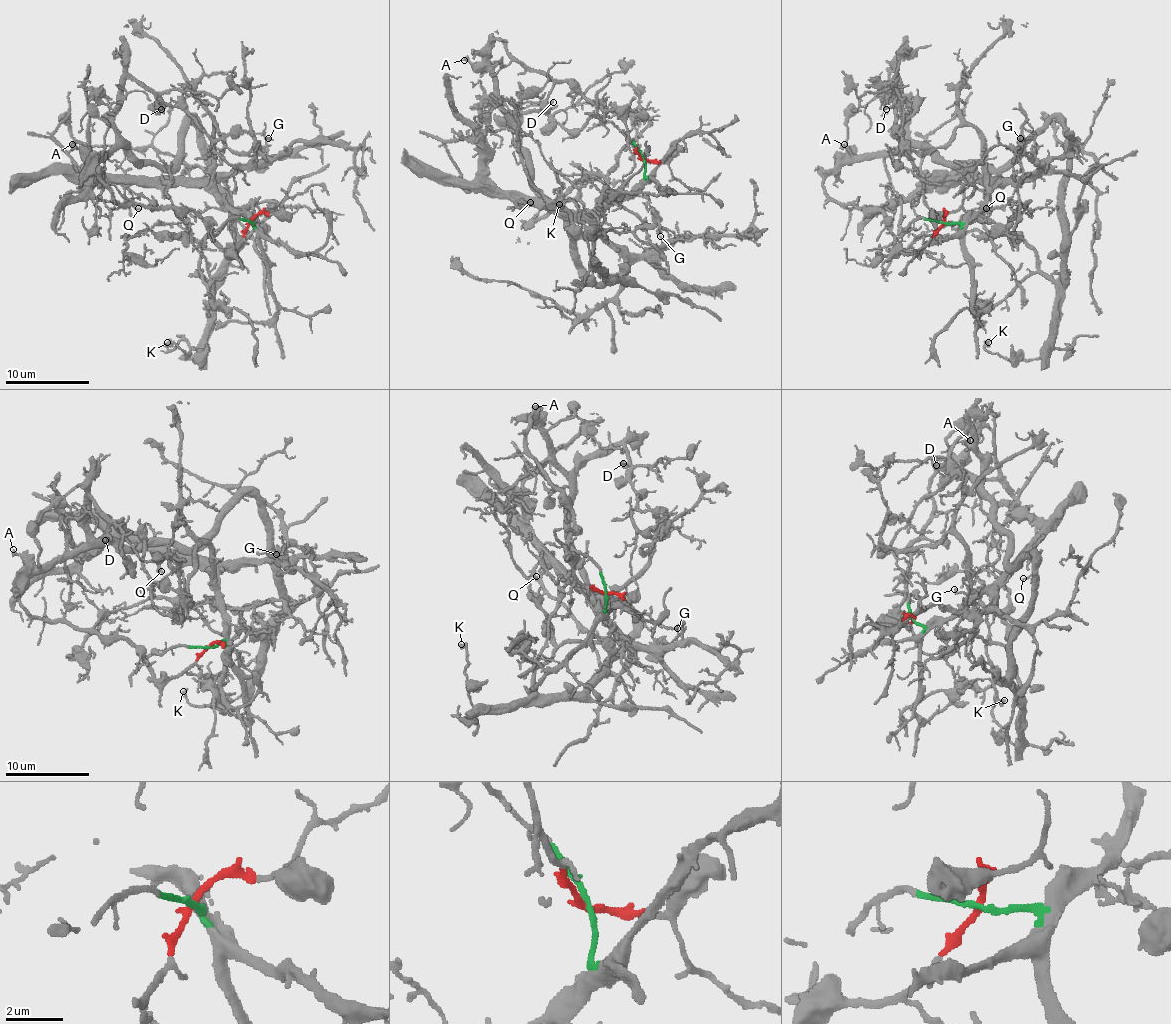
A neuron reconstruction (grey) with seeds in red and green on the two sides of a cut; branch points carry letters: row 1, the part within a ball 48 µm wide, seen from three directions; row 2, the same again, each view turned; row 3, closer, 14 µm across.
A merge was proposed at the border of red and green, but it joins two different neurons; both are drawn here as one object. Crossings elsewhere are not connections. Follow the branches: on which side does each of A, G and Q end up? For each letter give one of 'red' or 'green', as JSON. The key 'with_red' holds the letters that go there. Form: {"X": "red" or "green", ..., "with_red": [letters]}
{"A": "red", "G": "green", "Q": "green", "with_red": ["A"]}

